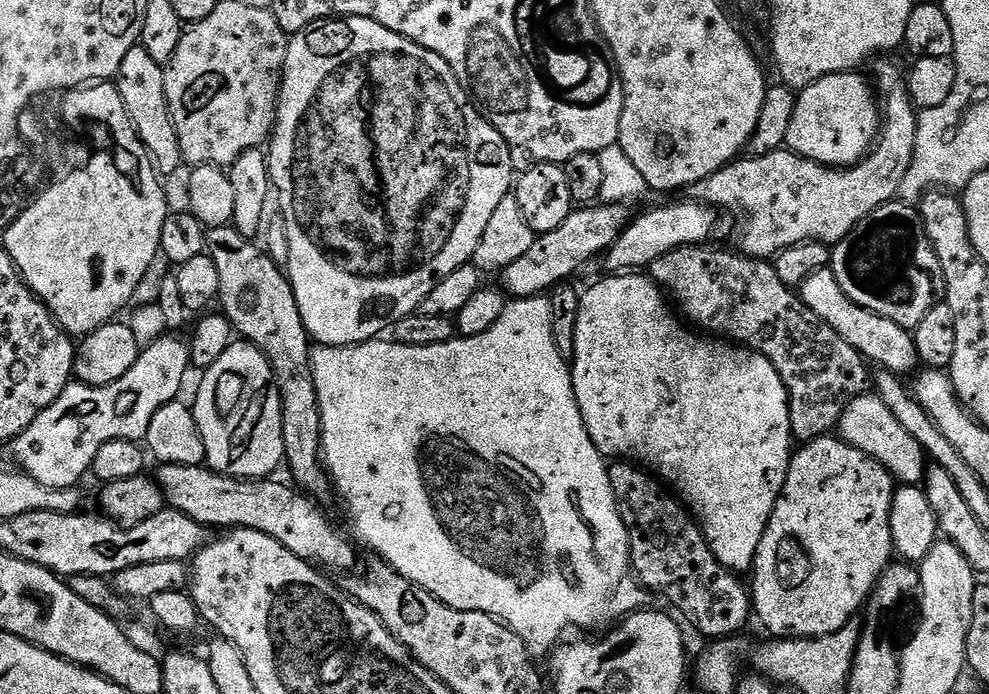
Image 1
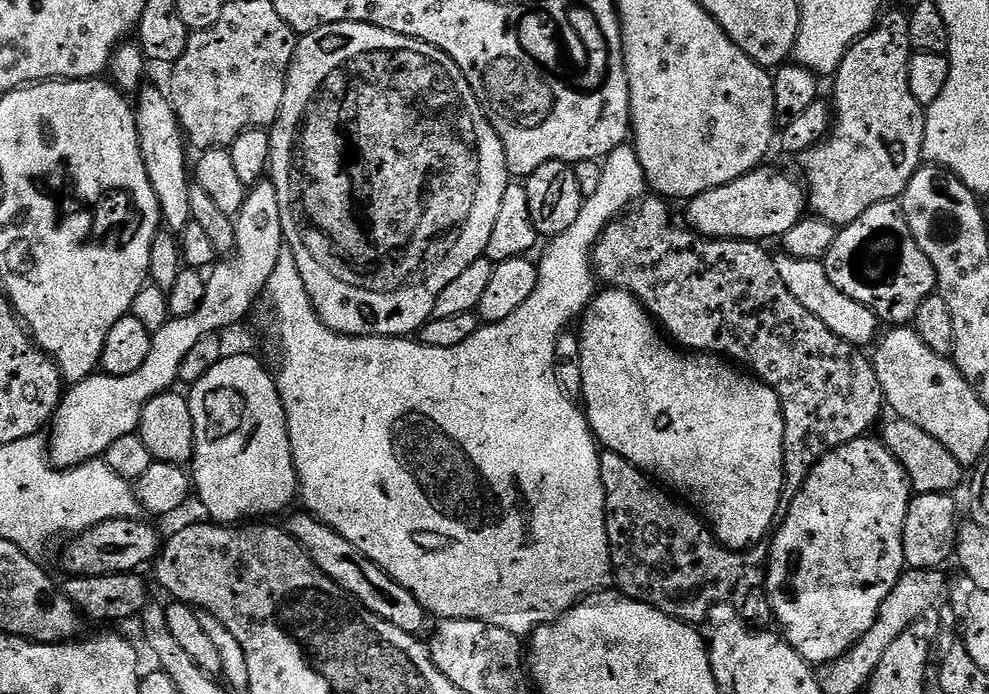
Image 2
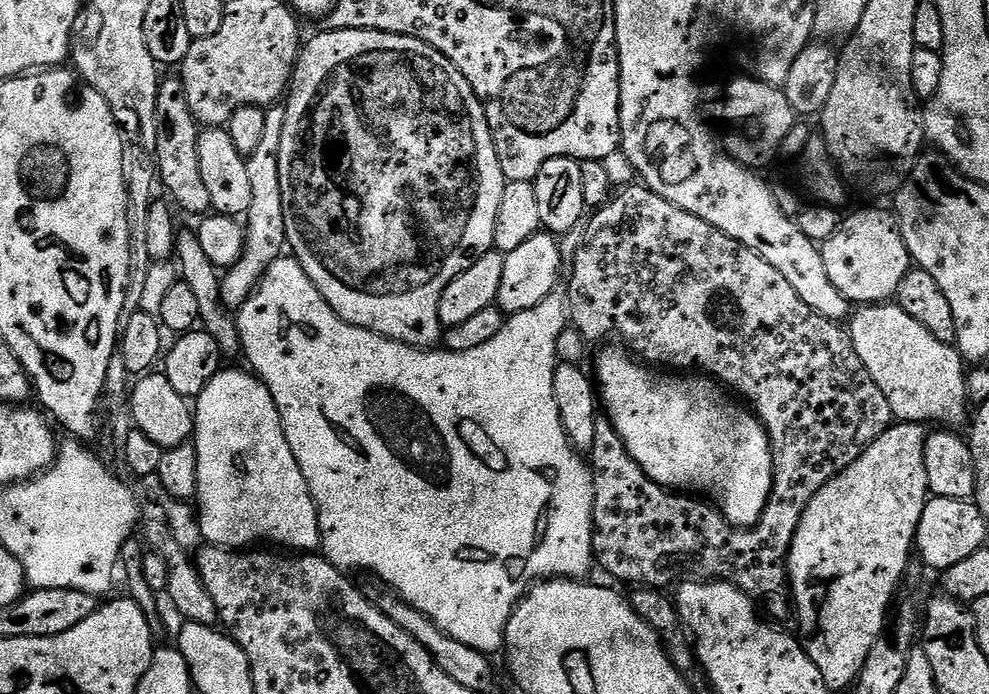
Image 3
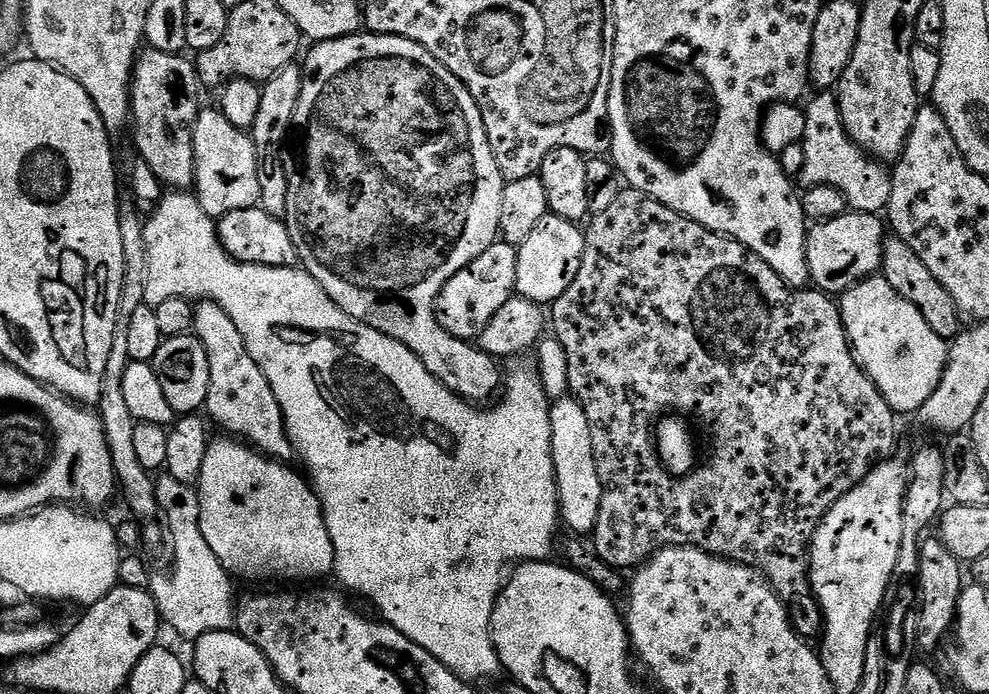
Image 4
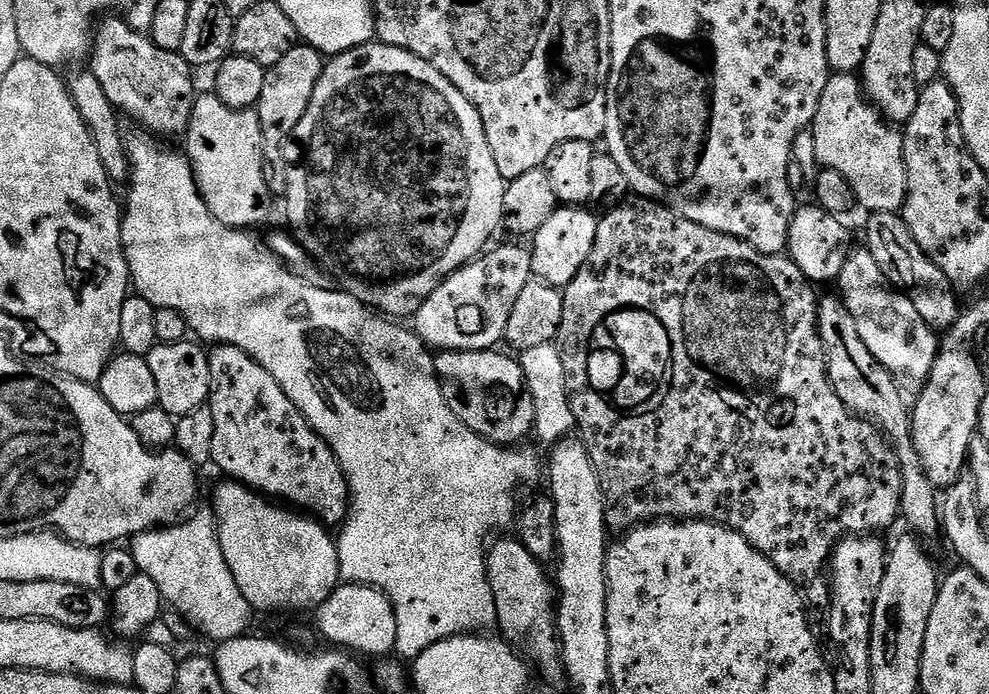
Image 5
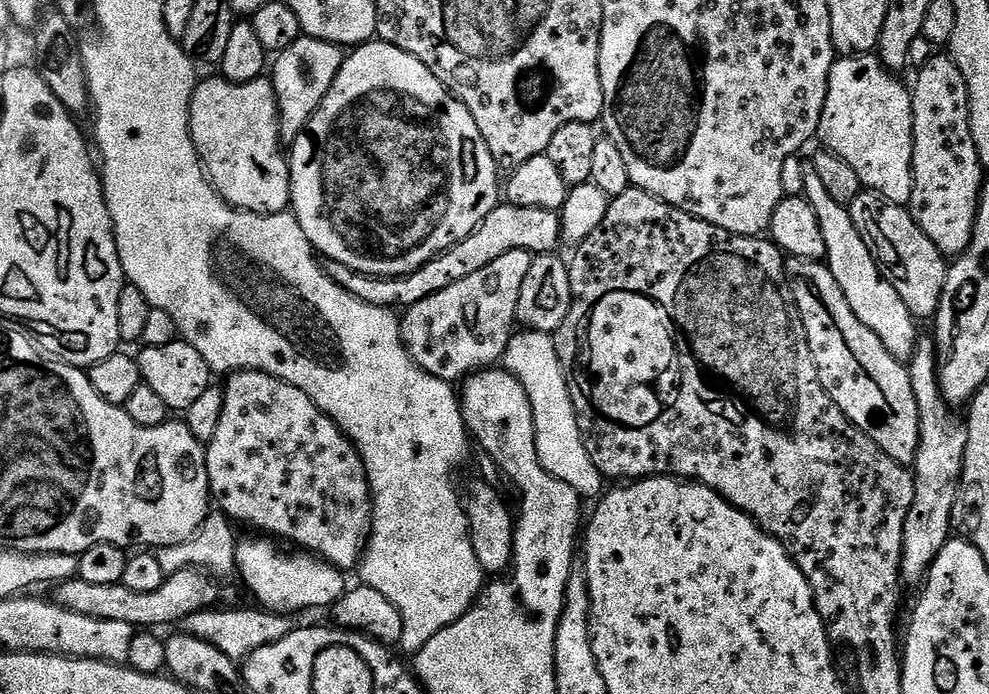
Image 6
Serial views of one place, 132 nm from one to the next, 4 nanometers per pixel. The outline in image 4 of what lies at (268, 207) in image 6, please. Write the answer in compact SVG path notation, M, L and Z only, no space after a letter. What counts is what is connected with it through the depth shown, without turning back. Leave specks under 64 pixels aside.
M205 107L194 126L194 195L208 216L219 218L230 214L230 210L257 207L260 187L258 162L251 135L245 129L234 126L234 122L230 122L230 118L226 118L223 112L212 108Z

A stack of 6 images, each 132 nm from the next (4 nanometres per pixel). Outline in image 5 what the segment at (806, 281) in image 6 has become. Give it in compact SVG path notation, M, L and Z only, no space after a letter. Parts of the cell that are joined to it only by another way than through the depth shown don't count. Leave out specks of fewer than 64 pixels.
M833 294L819 301L816 306L816 326L824 347L824 360L828 363L828 380L832 383L832 389L842 398L849 412L867 420L874 427L879 428L884 434L884 439L892 446L892 452L896 455L896 461L902 474L902 498L900 499L900 516L908 523L907 531L915 534L921 541L929 542L942 532L942 508L938 503L938 489L931 484L927 477L922 462L918 458L918 450L914 450L912 441L912 417L909 405L904 405L905 393L896 385L896 380L883 366L876 361L874 354L866 350L866 342L858 335L858 326L854 326L854 318L850 318L850 310L845 306L839 295Z

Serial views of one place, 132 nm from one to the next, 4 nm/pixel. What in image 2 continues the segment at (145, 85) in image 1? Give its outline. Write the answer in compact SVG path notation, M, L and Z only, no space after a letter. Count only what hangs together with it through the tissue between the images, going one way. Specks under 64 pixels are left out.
M141 87L134 96L138 146L142 150L142 162L146 166L150 186L154 186L154 198L158 198L163 223L167 231L179 234L183 232L187 224L192 223L190 190L194 186L190 181L189 149L186 147L186 137L180 128L178 118L174 114L174 106L169 102L165 89L148 87Z

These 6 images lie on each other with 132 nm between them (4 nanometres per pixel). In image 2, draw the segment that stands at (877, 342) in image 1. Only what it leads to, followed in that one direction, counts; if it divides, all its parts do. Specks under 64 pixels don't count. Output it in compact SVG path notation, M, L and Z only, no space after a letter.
M780 254L775 257L775 262L778 274L782 274L782 282L786 282L786 290L790 290L790 294L794 294L794 298L798 298L798 302L802 302L802 306L806 306L806 310L810 310L810 314L818 318L818 322L824 323L826 330L834 330L838 338L857 346L865 346L864 344L868 343L871 345L877 339L882 328L880 319L870 308L862 306L862 302L854 302L854 298L838 290L838 286L830 282L830 274L826 274L821 261Z

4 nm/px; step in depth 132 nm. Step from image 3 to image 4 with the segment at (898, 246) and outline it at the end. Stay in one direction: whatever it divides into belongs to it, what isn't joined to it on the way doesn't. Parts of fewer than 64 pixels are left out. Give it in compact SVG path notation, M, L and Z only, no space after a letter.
M849 210L833 220L813 223L808 229L806 262L810 266L811 283L819 291L843 294L869 276L877 275L884 263L886 224L877 213Z

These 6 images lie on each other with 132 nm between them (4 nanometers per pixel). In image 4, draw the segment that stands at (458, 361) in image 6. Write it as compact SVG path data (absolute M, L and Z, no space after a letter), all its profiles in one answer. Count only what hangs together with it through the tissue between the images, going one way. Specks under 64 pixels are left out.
M491 244L482 254L478 254L478 258L474 258L474 262L470 262L470 266L458 270L458 274L454 274L454 278L442 286L436 299L436 317L442 330L454 334L454 338L469 342L480 337L482 330L490 326L490 318L494 318L494 314L498 314L498 310L502 310L502 306L506 306L515 293L517 251L517 245L514 244Z

